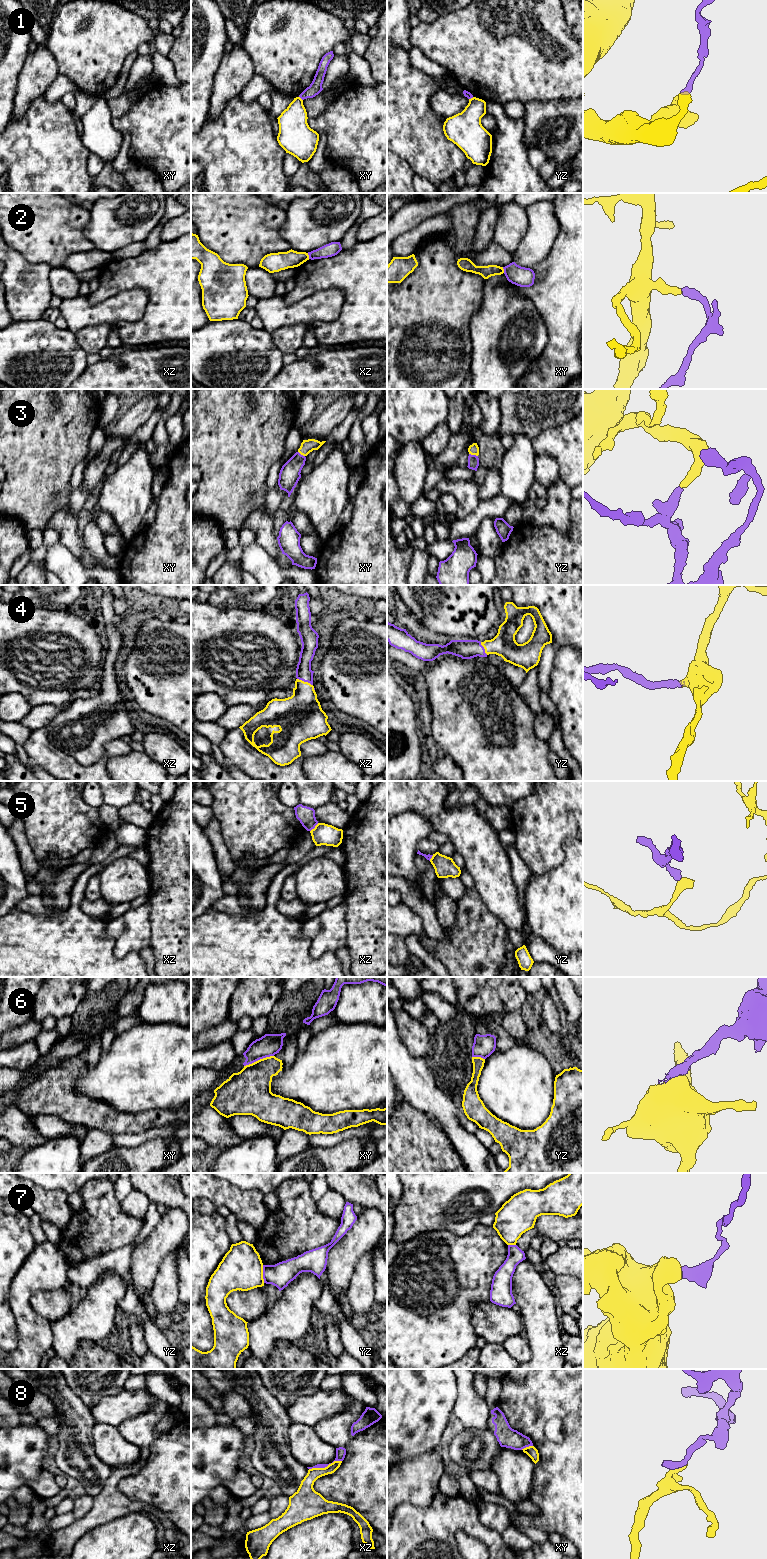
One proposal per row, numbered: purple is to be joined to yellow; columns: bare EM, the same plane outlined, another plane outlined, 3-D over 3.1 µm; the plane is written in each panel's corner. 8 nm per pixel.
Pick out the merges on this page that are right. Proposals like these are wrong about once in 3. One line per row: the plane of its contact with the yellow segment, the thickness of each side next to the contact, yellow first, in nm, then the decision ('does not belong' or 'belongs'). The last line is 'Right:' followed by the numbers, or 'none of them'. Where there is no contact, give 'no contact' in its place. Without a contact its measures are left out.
1: contact in xy; calibres 240 and 100 nm; does not belong
2: contact in xz; calibres 150 and 110 nm; does not belong
3: contact in yz; calibres 90 and 100 nm; belongs
4: contact in xz; calibres 320 and 130 nm; belongs
5: contact in xz; calibres 180 and 140 nm; does not belong
6: contact in xy; calibres 340 and 180 nm; does not belong
7: contact in yz; calibres 340 and 190 nm; does not belong
8: contact in xz; calibres 130 and 30 nm; does not belong
Right: 3, 4

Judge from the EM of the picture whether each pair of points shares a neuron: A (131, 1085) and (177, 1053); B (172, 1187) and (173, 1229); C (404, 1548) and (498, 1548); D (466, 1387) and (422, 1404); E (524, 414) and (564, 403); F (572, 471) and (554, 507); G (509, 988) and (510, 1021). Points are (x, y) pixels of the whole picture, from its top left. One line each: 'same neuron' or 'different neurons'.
A: same neuron
B: different neurons
C: same neuron
D: different neurons
E: same neuron
F: different neurons
G: different neurons

